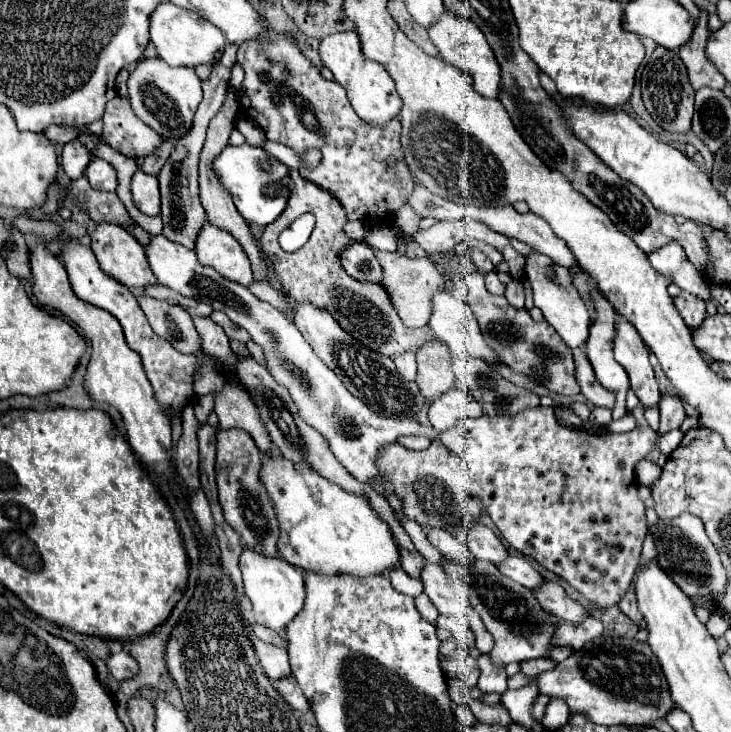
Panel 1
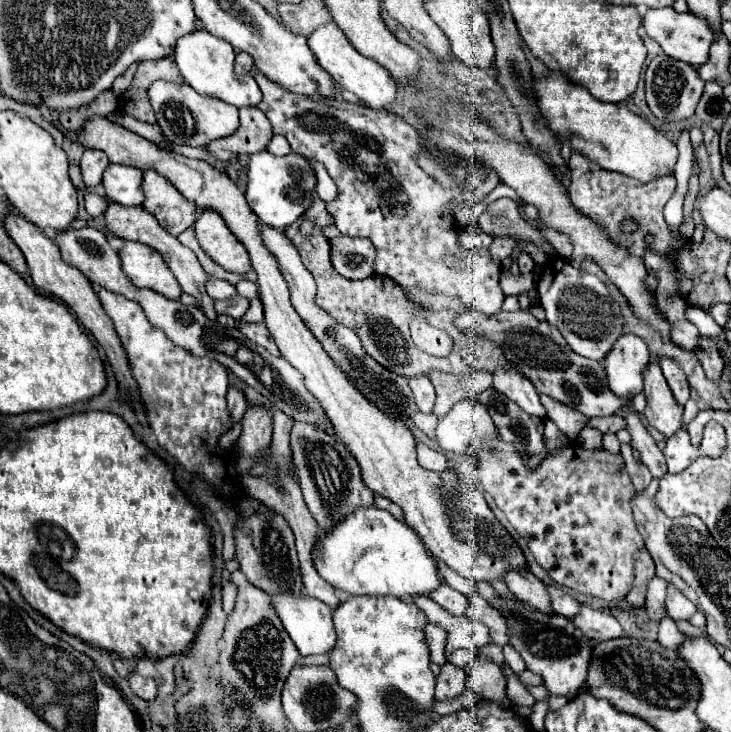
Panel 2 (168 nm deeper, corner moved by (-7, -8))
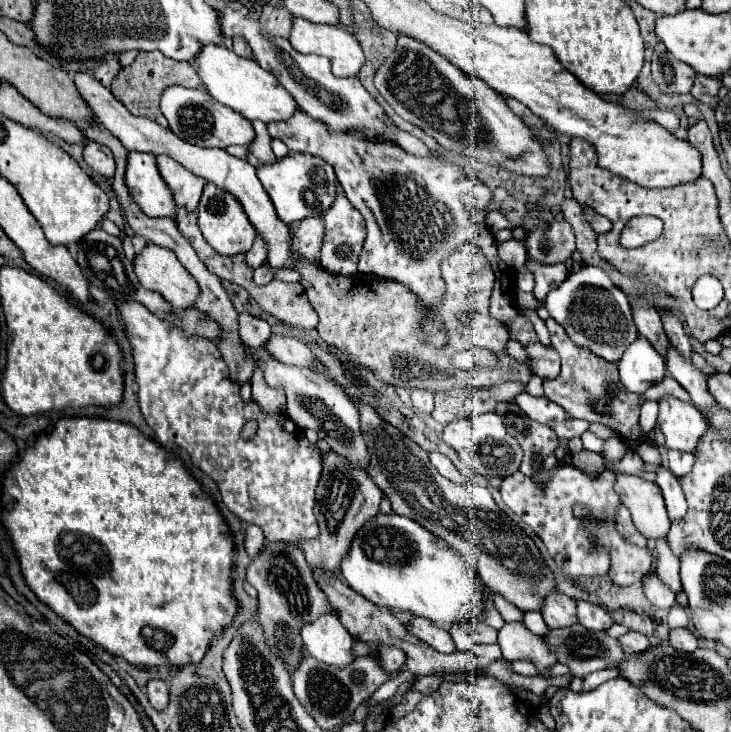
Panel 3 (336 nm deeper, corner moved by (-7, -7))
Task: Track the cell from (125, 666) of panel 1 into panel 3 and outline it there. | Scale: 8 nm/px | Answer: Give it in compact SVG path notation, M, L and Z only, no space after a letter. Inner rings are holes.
M152 679L148 685L146 685L146 697L148 701L152 703L154 709L162 711L166 705L168 705L168 685L160 679Z

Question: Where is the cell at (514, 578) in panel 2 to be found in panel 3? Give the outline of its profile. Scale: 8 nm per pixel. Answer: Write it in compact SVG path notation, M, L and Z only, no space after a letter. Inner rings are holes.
M552 591L550 595L544 597L540 611L542 617L546 621L548 627L566 627L566 625L574 625L576 623L576 605L574 599L570 599L568 595L556 593Z

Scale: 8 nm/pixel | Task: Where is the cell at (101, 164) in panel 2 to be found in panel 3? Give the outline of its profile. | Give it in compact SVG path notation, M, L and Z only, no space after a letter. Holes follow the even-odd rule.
M86 139L84 145L84 161L90 169L94 169L102 177L114 177L114 157L106 145Z

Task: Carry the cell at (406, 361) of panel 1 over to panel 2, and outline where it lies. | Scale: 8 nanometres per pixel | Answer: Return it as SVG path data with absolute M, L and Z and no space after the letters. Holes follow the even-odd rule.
M428 376L410 378L408 384L410 384L412 396L414 396L416 408L418 408L420 412L424 412L424 414L432 412L432 408L434 408L434 386L432 386L432 382L428 380Z

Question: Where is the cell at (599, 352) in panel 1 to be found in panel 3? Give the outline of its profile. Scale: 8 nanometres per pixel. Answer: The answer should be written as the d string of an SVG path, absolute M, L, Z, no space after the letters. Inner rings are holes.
M640 335L624 351L622 359L618 361L618 371L622 385L632 393L642 395L650 385L664 379L666 365L656 349L648 343L648 339Z

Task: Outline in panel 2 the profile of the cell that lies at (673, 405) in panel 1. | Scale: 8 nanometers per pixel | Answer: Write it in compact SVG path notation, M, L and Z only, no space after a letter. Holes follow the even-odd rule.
M660 356L658 364L660 364L660 368L666 376L666 382L670 384L676 400L680 400L680 404L686 404L690 398L690 388L688 388L688 380L686 380L686 374L682 372L682 368L670 356Z

